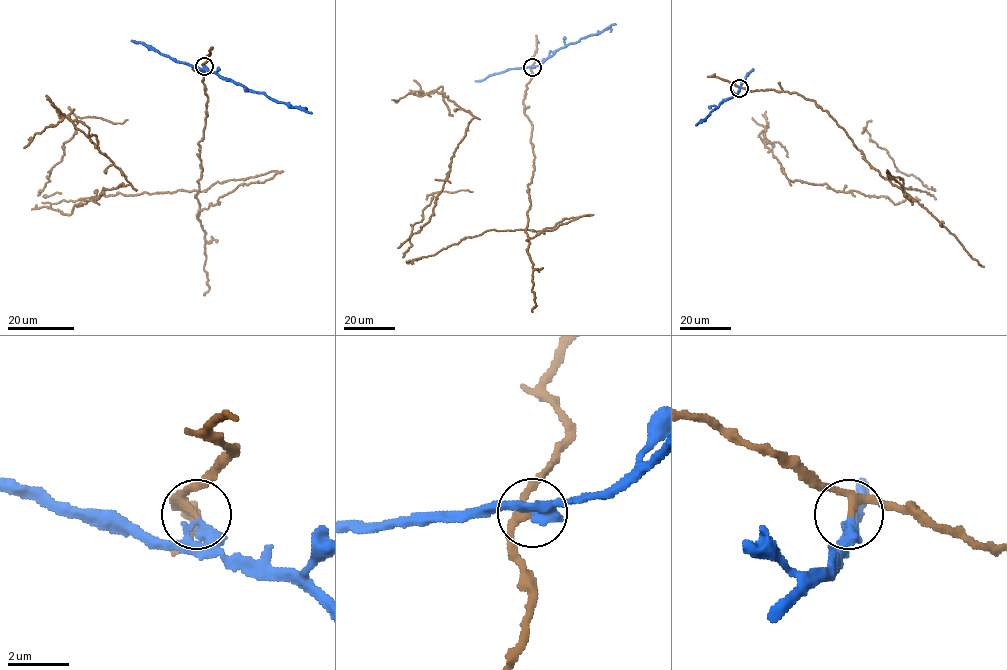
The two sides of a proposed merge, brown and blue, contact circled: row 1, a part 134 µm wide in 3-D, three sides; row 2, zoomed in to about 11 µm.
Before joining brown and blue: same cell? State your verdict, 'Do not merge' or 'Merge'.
Do not merge

